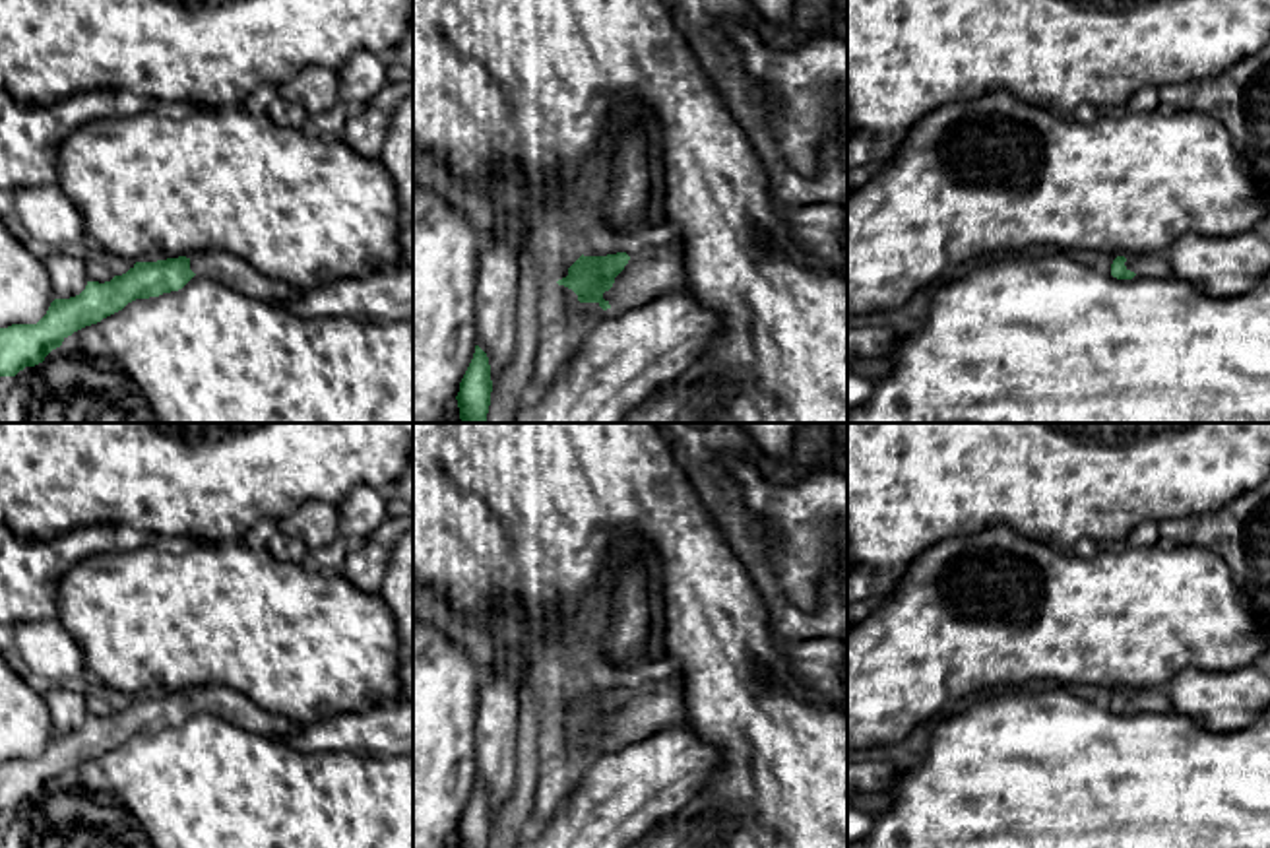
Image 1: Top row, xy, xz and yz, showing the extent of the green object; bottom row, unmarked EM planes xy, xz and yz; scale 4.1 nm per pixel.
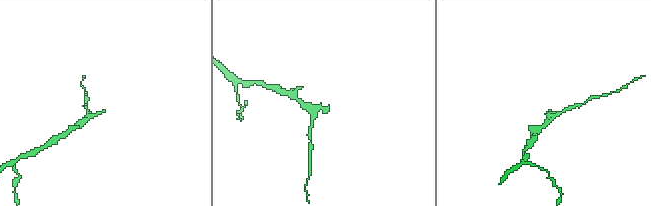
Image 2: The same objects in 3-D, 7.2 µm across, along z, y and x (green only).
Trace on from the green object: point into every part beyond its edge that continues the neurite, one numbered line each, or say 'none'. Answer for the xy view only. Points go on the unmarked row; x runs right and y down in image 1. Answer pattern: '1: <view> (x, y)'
1: xy (229, 705)

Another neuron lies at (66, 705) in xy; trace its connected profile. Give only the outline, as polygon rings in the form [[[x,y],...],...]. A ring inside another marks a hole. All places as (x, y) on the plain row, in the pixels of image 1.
[[[83,685],[54,687],[45,697],[54,734],[70,734],[79,730],[87,720]]]

